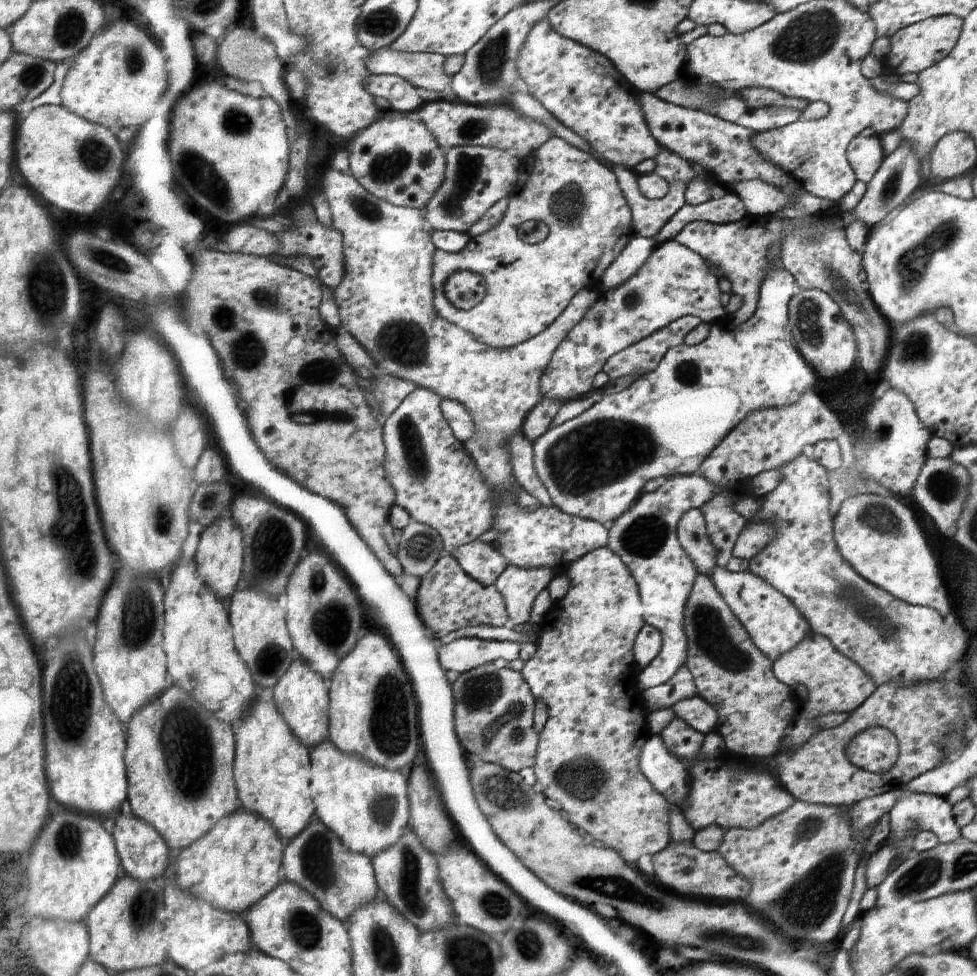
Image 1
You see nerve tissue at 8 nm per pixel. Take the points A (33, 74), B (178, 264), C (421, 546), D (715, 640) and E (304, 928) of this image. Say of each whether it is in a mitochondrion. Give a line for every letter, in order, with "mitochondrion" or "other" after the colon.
A: mitochondrion
B: other
C: mitochondrion
D: mitochondrion
E: mitochondrion

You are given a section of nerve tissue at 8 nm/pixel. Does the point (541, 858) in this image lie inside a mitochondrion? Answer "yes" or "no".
no

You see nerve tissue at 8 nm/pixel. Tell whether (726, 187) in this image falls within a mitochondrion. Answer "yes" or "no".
no

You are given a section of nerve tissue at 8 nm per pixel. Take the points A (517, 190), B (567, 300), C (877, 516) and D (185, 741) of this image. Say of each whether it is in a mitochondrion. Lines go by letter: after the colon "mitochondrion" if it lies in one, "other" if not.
A: other
B: other
C: mitochondrion
D: mitochondrion

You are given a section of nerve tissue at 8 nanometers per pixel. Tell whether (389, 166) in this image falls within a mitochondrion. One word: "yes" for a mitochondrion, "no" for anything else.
yes

